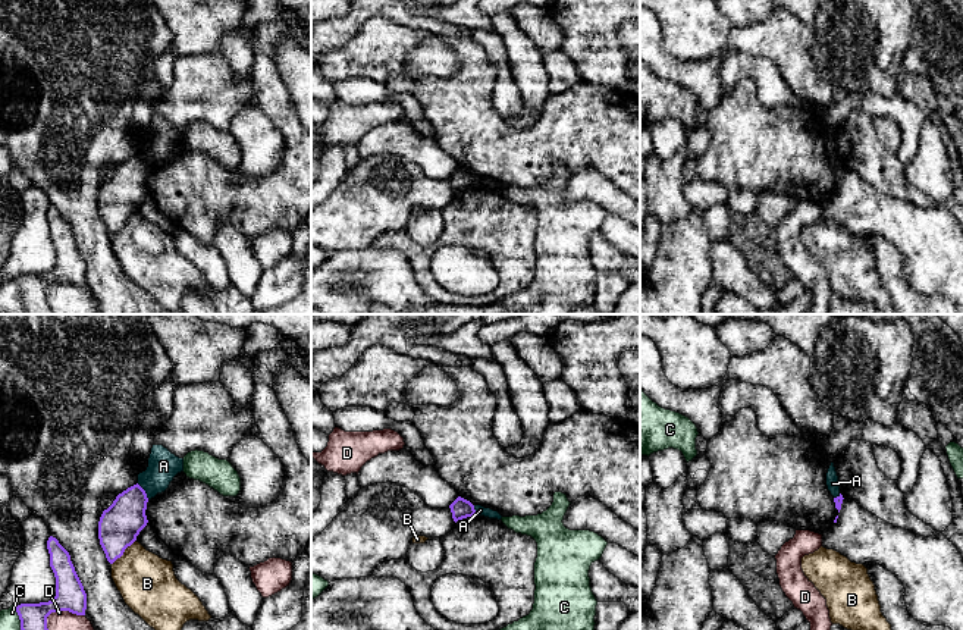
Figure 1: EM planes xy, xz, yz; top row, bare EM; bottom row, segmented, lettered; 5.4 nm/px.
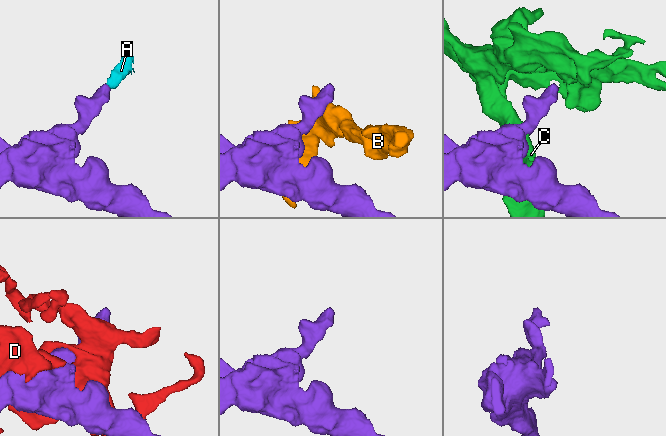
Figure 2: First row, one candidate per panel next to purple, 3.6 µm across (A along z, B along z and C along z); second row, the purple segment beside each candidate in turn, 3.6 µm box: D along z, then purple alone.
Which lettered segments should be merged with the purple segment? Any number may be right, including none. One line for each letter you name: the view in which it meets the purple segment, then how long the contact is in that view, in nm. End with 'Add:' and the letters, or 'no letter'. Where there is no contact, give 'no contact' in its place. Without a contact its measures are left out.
Add: no letter

